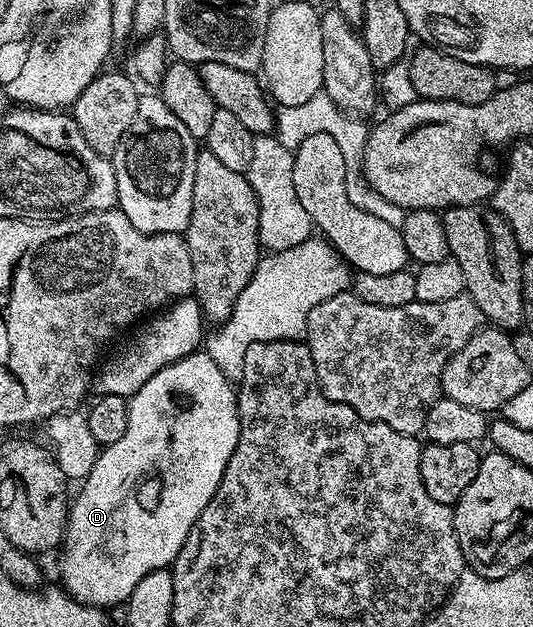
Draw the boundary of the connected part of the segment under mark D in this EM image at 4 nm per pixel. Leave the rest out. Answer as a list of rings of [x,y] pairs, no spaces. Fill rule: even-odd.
[[[195,352],[160,368],[144,388],[140,388],[136,393],[131,394],[128,408],[128,429],[124,431],[124,436],[116,440],[116,444],[104,446],[99,449],[96,464],[92,464],[92,472],[81,483],[82,491],[78,495],[73,495],[68,506],[68,517],[66,519],[66,533],[60,543],[62,550],[62,582],[61,589],[65,590],[71,598],[82,602],[86,606],[97,606],[99,608],[111,608],[114,605],[129,603],[132,592],[136,592],[136,584],[144,580],[157,570],[164,570],[173,567],[176,556],[180,548],[184,548],[184,540],[188,540],[188,532],[192,532],[192,524],[208,508],[208,500],[216,492],[220,480],[224,476],[224,468],[228,468],[228,460],[238,443],[238,433],[240,432],[240,420],[238,419],[238,395],[231,379],[220,372],[220,368],[210,359],[210,355],[205,352]]]

